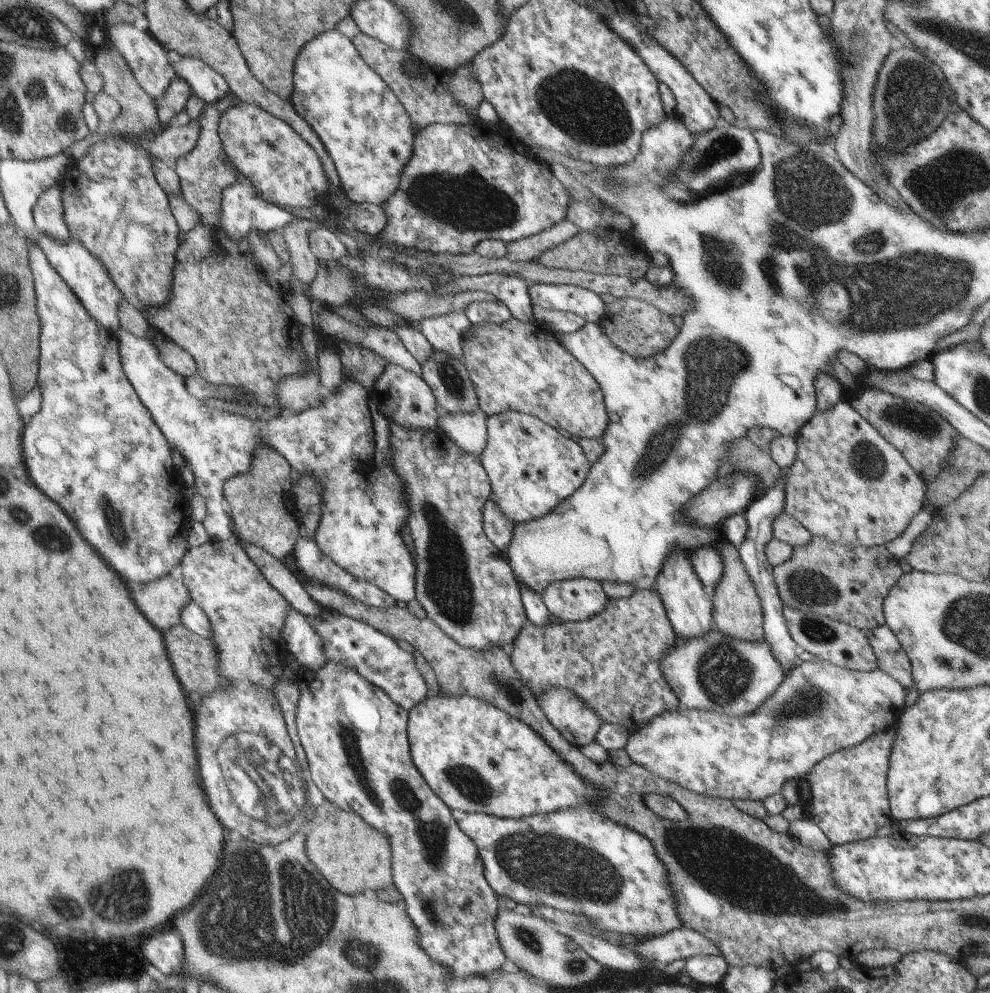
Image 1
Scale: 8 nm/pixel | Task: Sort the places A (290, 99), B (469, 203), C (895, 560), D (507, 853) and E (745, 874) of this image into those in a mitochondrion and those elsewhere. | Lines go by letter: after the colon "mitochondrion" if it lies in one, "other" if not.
A: other
B: mitochondrion
C: other
D: mitochondrion
E: mitochondrion

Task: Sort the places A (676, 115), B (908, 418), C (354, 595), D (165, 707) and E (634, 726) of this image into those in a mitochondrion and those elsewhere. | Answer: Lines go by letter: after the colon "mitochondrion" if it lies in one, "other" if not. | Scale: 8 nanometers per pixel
A: other
B: mitochondrion
C: other
D: mitochondrion
E: other

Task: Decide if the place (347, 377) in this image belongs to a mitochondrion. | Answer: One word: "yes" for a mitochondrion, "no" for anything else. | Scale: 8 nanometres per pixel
no

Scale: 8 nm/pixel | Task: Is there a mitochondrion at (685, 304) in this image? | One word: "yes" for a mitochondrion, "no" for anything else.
no

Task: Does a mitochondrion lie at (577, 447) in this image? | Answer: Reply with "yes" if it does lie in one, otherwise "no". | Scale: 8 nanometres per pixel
no

